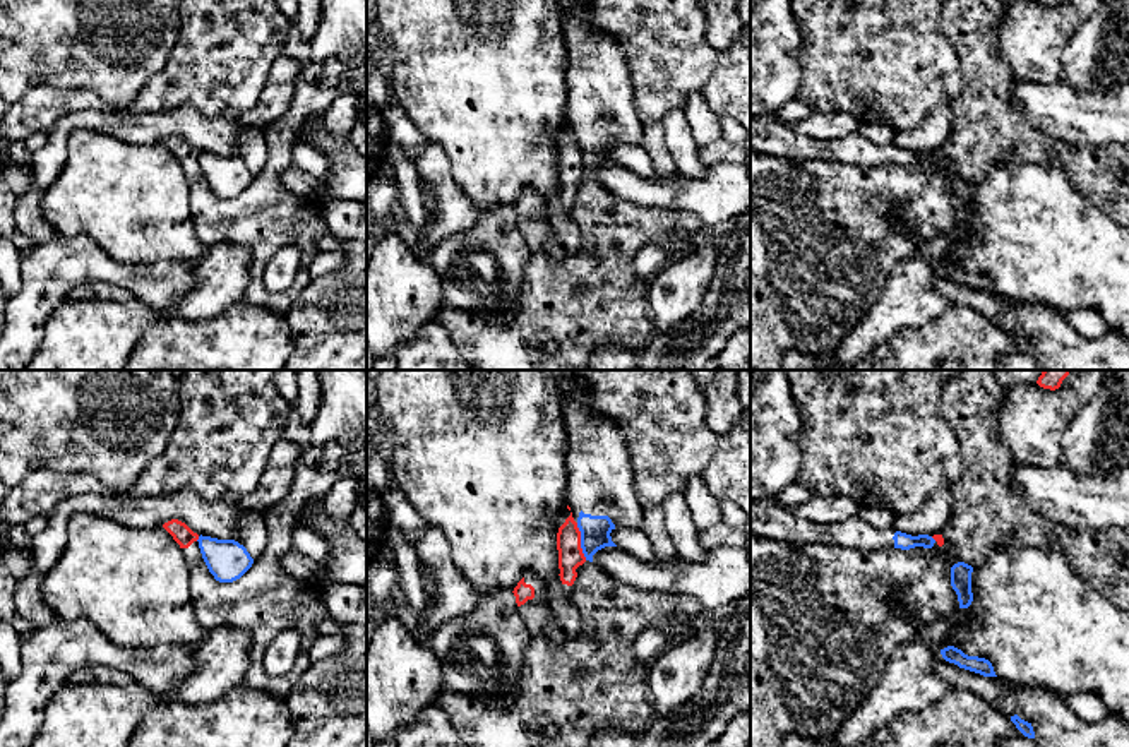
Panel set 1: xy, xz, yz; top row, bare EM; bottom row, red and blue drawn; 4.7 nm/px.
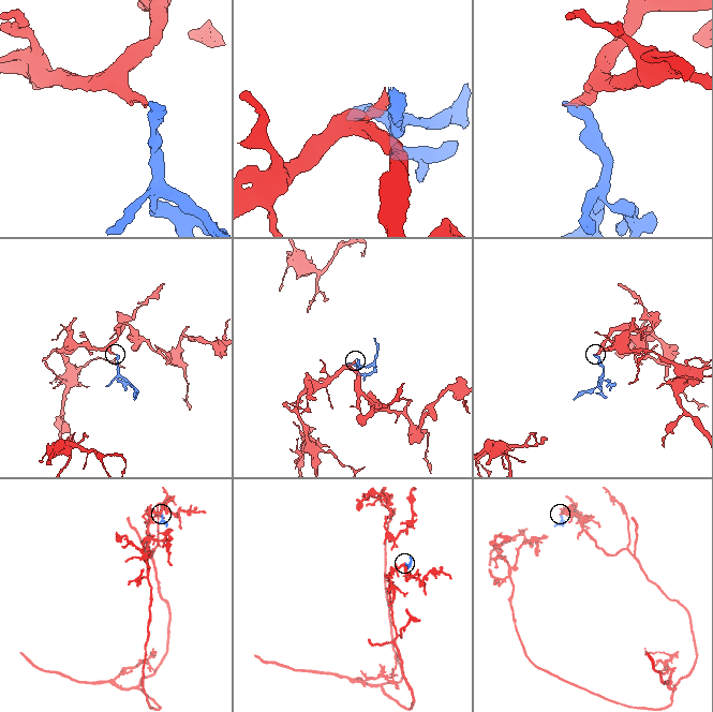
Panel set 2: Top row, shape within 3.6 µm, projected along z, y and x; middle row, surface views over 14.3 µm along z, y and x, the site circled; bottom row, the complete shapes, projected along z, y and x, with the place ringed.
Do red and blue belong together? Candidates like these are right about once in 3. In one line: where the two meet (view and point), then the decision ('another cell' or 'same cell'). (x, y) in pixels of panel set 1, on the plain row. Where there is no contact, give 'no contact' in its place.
meets red in xz at (579, 158); another cell

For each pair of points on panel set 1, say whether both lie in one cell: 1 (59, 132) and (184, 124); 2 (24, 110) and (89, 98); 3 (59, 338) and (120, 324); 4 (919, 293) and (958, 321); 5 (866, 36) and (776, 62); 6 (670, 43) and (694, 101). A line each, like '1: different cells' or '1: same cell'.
1: same cell
2: same cell
3: same cell
4: different cells
5: different cells
6: different cells

